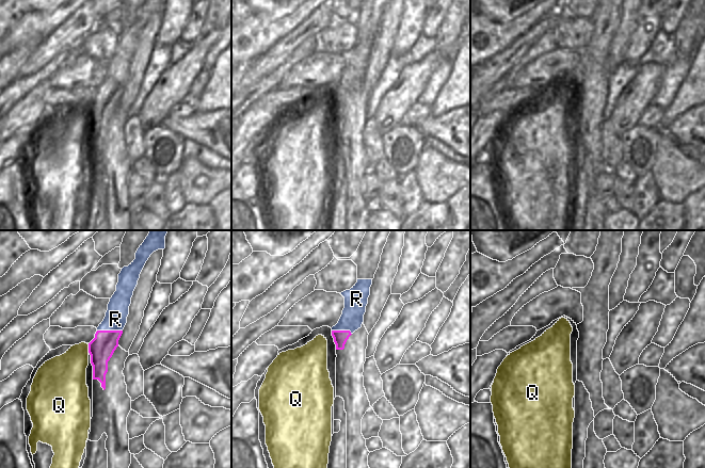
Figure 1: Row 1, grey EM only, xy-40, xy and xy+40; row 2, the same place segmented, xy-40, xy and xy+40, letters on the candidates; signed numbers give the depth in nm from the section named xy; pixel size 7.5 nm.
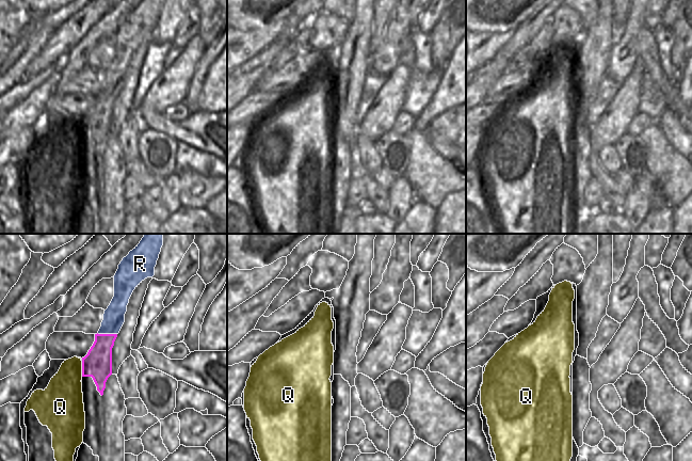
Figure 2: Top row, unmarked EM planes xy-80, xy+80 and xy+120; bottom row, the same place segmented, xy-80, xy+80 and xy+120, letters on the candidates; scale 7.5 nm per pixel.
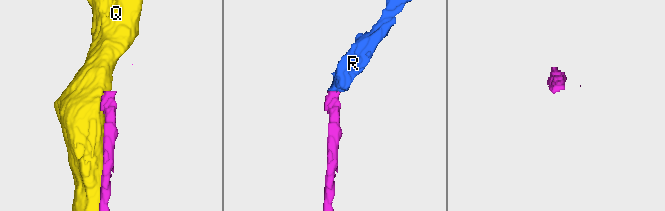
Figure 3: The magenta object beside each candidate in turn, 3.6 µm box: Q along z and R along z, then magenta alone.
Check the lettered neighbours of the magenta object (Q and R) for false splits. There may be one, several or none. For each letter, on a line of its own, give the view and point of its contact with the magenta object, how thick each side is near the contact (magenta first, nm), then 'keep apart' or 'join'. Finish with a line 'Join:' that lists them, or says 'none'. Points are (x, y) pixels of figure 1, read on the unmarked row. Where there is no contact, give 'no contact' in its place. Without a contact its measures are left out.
Q: xy-40 (89, 110) | 190/300 nm | keep apart
R: xy-40 (110, 92) | 190/170 nm | keep apart
Join: none

